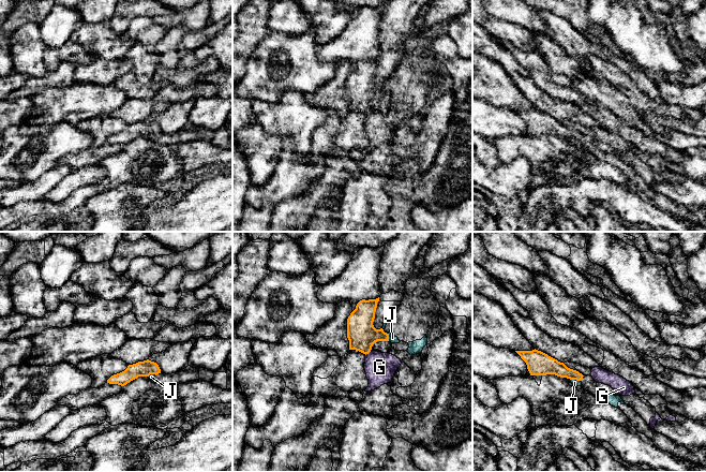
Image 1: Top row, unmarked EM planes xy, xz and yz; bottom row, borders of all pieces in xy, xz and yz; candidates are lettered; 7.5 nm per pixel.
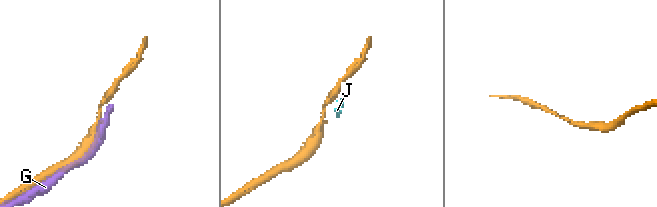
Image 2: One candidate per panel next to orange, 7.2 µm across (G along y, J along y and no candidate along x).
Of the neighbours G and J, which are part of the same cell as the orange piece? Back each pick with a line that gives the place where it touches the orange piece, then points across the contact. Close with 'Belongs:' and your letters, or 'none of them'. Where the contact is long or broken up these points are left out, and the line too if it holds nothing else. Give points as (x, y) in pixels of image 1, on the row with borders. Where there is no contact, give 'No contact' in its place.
Belongs: none of them

